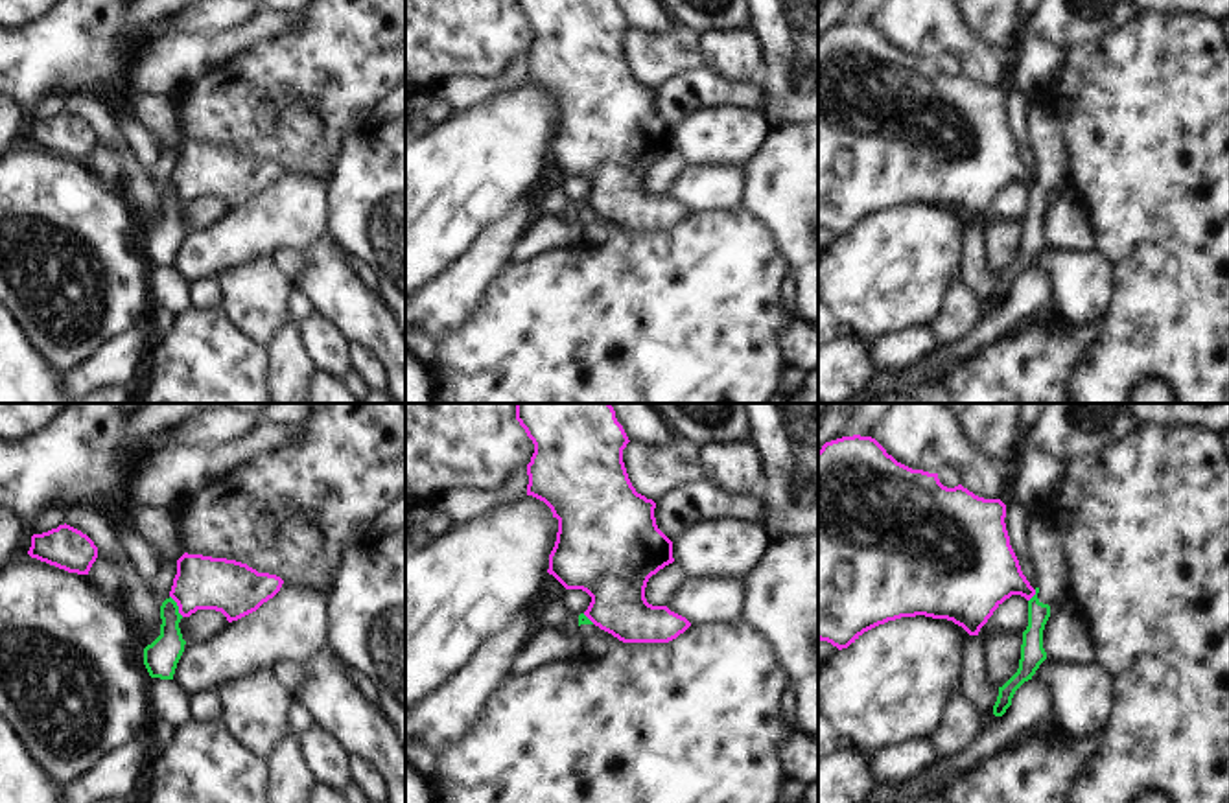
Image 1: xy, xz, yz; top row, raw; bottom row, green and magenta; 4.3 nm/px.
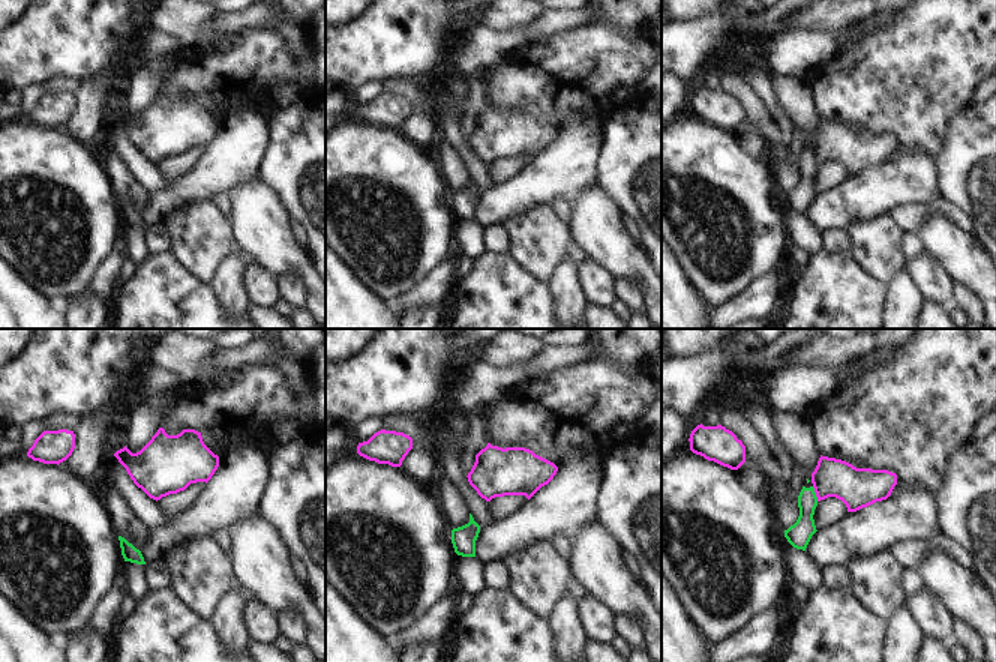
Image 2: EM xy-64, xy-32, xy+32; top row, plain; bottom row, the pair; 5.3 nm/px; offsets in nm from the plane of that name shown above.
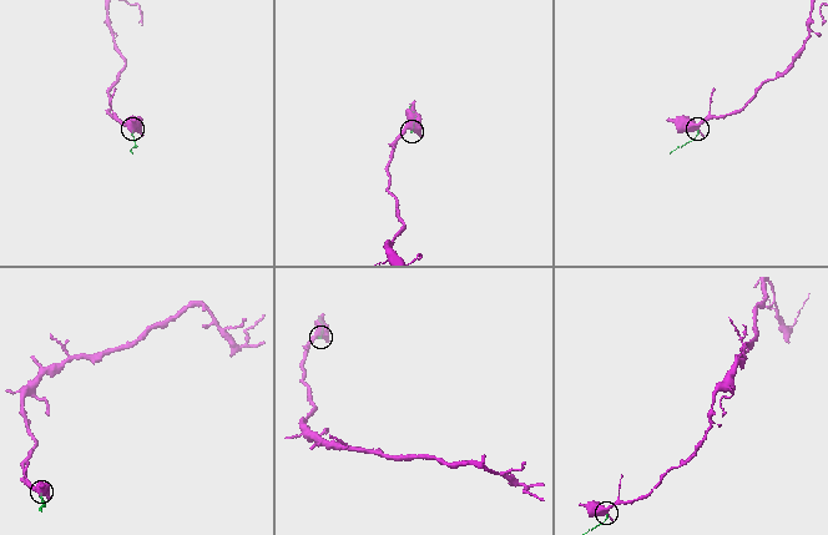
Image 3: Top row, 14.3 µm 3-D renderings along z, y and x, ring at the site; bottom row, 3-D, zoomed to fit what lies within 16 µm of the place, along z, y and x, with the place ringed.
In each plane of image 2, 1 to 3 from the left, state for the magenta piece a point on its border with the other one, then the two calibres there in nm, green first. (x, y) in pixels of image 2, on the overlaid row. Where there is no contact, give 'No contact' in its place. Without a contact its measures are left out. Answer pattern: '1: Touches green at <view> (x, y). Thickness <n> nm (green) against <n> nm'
1: No contact
2: No contact
3: Touches green at xy+32 (815, 494). Thickness 130 nm (green) against 220 nm.

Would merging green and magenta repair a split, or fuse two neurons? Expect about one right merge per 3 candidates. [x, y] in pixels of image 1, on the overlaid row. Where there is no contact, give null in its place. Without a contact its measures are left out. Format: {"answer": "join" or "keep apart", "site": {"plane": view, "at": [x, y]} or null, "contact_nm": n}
{"answer": "keep apart", "site": {"plane": "xy", "at": [177, 606]}, "contact_nm": 110}

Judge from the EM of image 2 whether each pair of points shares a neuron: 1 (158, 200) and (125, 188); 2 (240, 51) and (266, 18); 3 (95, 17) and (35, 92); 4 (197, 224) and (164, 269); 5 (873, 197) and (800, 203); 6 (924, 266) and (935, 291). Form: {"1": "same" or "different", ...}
{"1": "different", "2": "different", "3": "different", "4": "different", "5": "different", "6": "same"}

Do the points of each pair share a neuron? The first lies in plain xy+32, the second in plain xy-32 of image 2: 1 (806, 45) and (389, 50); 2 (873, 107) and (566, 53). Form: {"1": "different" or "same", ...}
{"1": "different", "2": "same"}

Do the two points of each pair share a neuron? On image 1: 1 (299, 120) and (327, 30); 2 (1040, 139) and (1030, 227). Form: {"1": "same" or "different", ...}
{"1": "same", "2": "same"}

